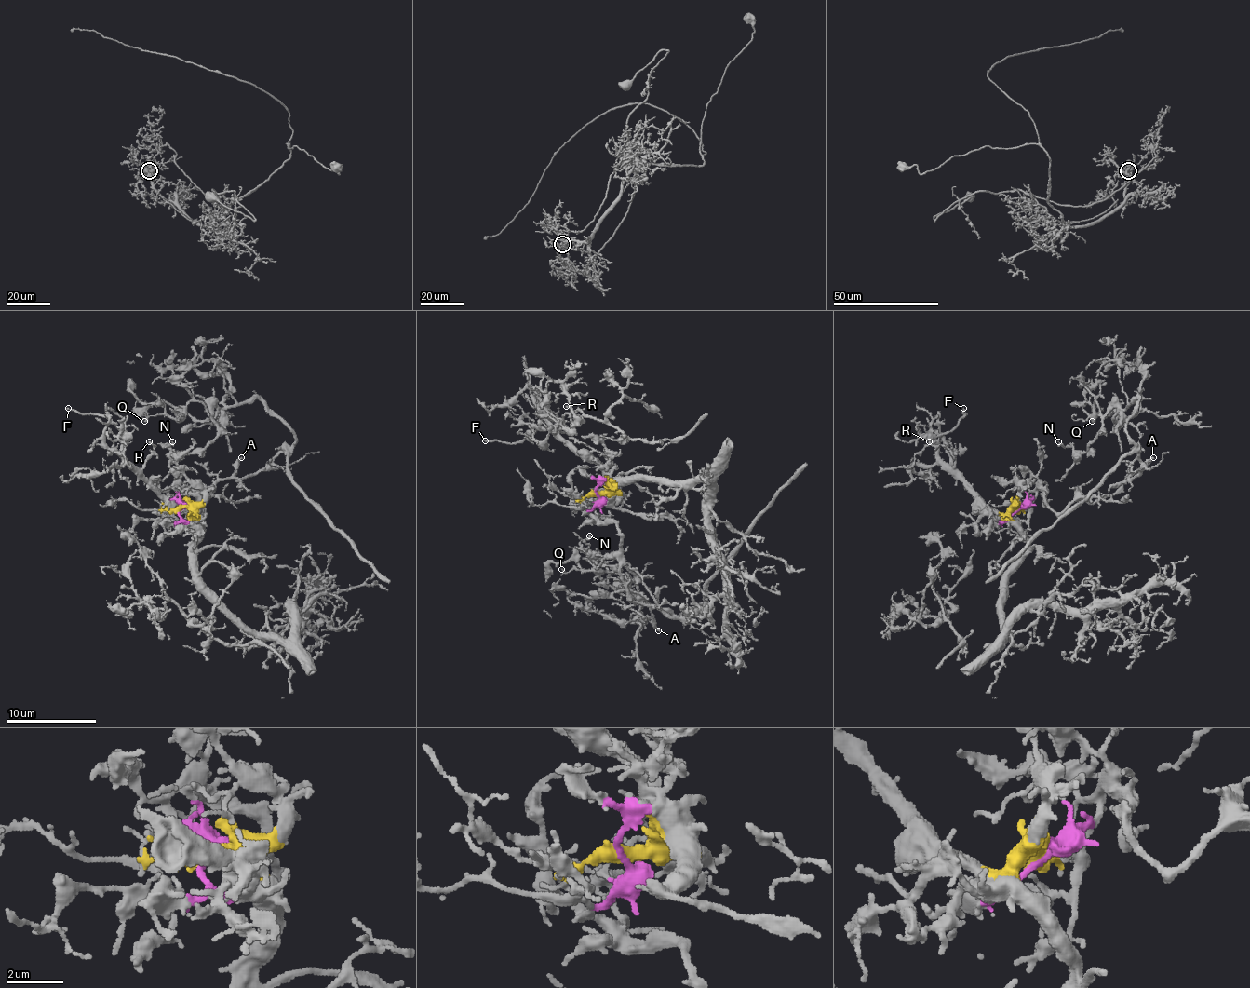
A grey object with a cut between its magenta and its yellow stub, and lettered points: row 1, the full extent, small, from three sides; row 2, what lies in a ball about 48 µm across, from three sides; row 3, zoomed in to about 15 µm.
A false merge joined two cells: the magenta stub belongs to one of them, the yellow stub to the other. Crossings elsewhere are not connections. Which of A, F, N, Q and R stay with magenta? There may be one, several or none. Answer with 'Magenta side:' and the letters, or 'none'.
Magenta side: A, N, Q

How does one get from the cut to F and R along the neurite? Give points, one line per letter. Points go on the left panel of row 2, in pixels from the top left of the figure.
F: (181, 510), (188, 507), (188, 512), (179, 503), (170, 503), (124, 456), (126, 436), (108, 418), (68, 407)
R: (181, 510), (188, 507), (188, 512), (179, 503), (168, 501), (141, 472), (154, 445), (148, 440)

